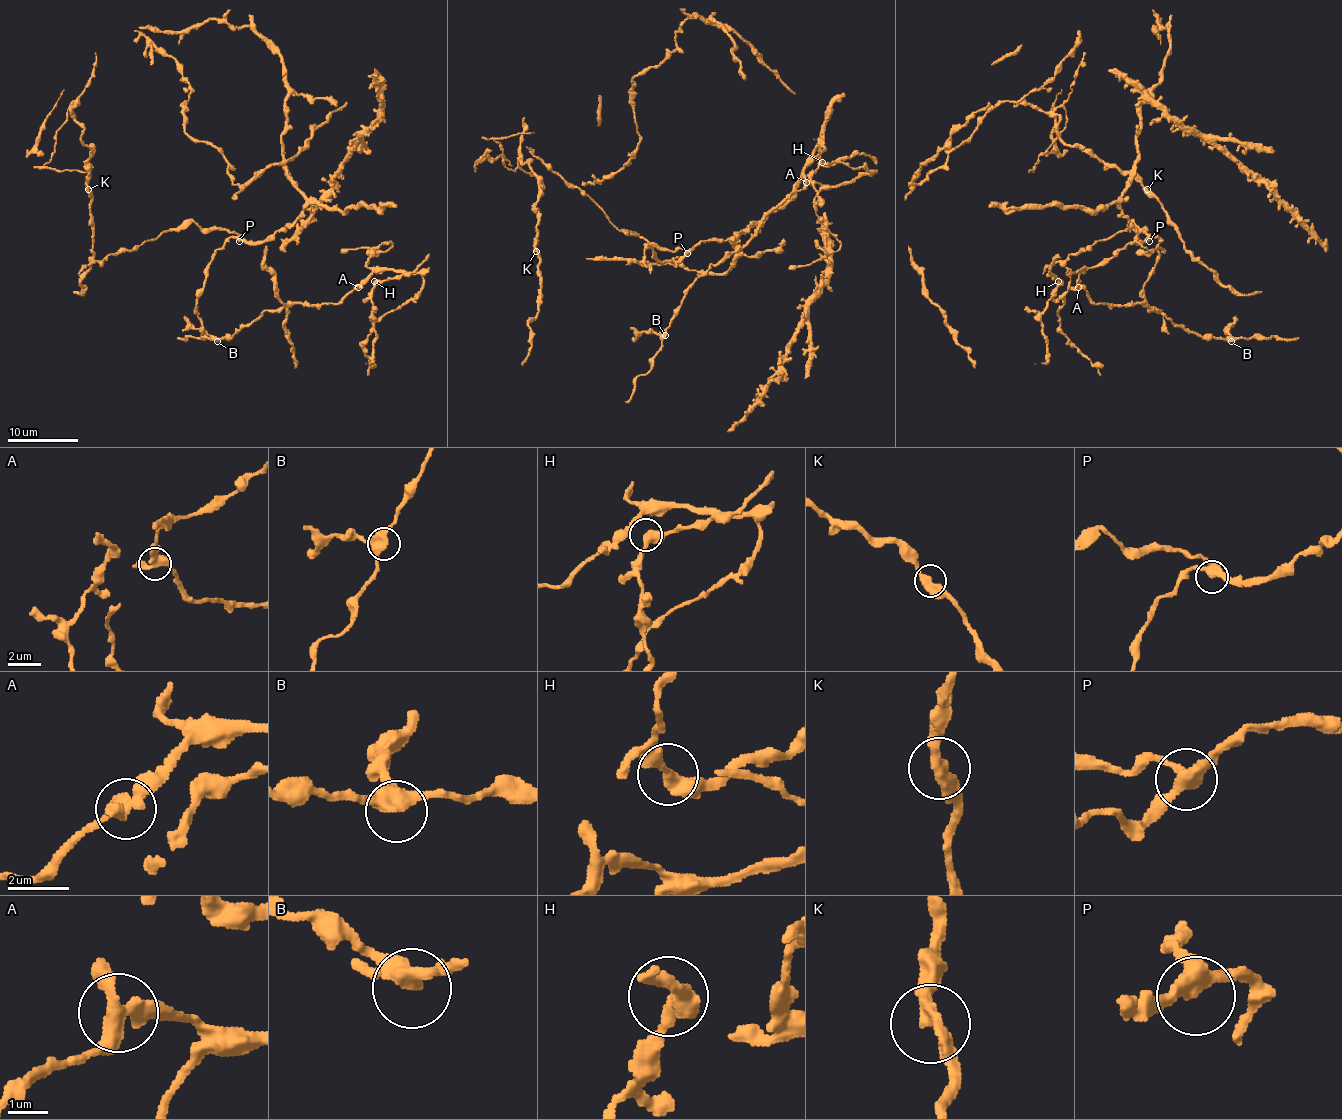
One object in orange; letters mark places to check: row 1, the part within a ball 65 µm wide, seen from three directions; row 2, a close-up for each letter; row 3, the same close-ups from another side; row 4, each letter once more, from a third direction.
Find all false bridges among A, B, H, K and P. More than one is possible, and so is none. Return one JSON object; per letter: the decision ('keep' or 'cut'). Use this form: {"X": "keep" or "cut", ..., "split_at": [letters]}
{"A": "keep", "B": "keep", "H": "keep", "K": "keep", "P": "keep", "split_at": []}

